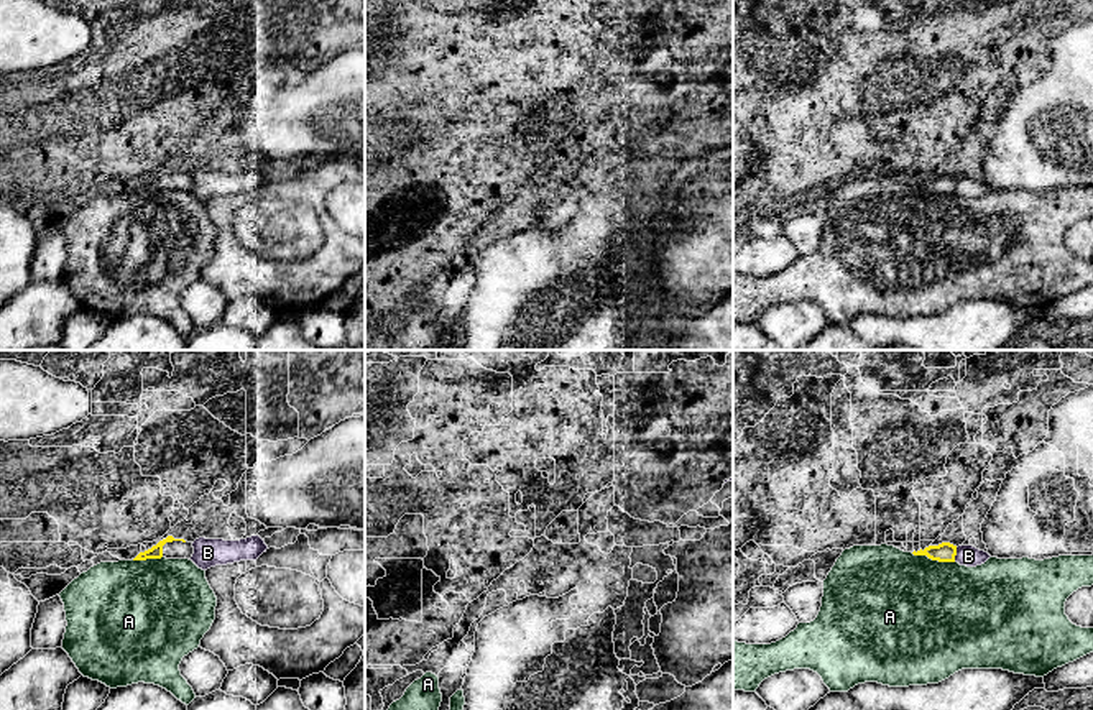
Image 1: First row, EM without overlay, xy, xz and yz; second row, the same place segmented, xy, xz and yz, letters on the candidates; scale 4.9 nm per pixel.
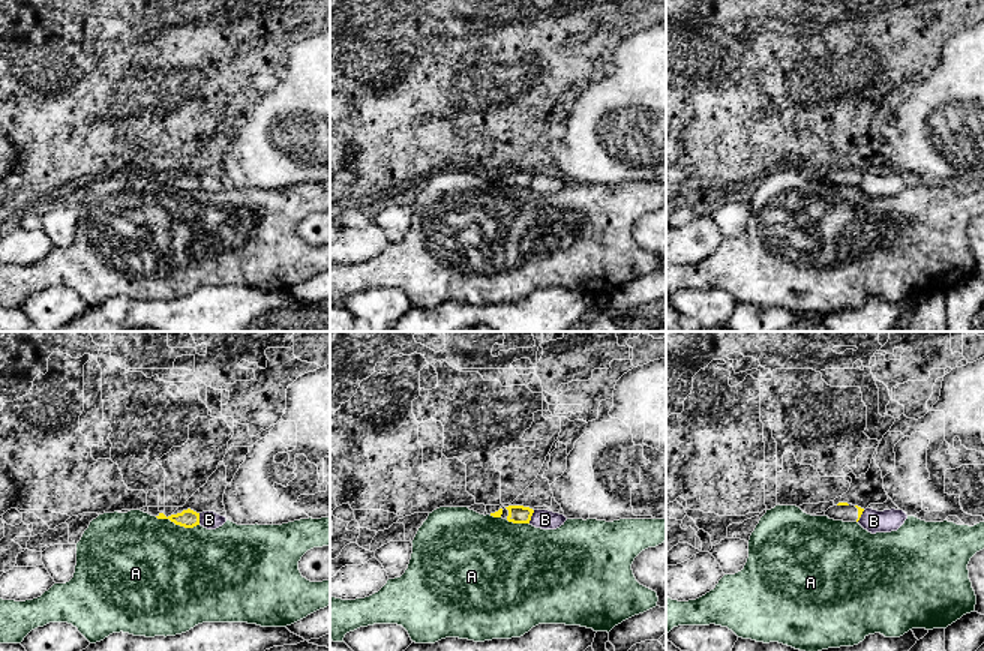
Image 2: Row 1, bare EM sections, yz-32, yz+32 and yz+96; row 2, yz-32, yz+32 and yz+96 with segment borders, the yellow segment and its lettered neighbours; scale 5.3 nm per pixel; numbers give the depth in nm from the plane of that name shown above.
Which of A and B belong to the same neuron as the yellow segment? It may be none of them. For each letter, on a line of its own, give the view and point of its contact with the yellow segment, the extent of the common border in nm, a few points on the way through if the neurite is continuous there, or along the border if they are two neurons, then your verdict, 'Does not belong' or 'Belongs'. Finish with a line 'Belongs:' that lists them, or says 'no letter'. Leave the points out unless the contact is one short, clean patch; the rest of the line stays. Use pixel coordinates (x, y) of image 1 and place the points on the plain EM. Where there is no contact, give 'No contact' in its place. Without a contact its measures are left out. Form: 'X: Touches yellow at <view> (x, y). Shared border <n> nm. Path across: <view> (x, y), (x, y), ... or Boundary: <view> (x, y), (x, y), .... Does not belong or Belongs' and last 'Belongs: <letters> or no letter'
A: Touches yellow at yz (932, 191). Shared border 220 nm. Does not belong
B: Touches yellow at yz (955, 186). Shared border 70 nm. Does not belong
Belongs: no letter

